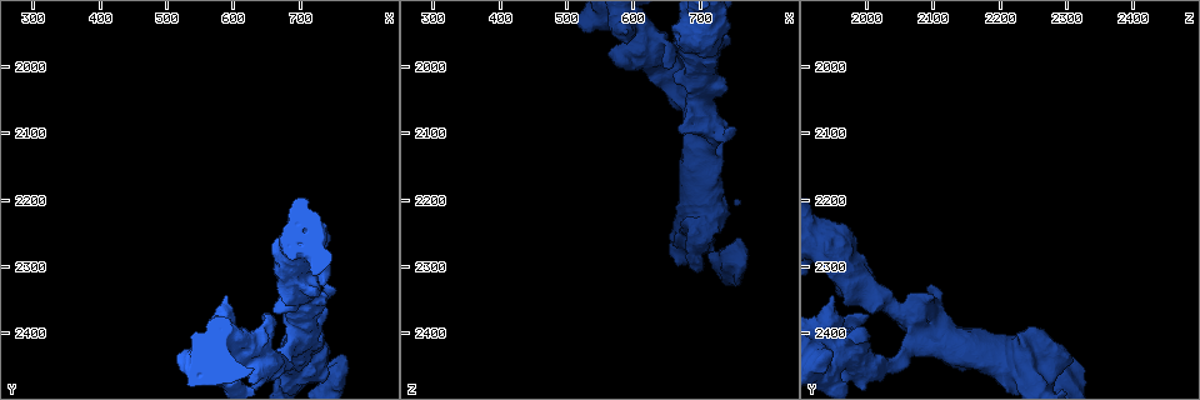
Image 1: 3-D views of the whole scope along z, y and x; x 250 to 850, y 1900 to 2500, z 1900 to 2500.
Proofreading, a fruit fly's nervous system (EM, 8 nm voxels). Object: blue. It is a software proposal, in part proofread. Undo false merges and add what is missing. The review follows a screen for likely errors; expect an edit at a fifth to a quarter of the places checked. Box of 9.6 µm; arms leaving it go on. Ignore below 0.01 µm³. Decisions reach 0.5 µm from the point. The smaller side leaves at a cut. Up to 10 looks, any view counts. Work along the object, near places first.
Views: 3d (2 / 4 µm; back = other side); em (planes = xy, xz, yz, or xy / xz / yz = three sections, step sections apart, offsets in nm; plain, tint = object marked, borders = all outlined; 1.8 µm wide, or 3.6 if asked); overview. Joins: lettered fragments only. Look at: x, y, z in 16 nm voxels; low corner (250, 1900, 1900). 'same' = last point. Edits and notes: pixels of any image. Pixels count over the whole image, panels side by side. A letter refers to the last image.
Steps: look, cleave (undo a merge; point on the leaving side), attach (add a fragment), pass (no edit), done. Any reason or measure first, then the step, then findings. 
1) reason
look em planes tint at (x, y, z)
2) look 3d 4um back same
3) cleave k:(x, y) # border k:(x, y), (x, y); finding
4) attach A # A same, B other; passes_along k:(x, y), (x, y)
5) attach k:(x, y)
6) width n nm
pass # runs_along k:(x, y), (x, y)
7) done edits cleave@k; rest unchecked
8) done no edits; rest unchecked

touches itself
look 3d 4um at (605, 2445, 1970)

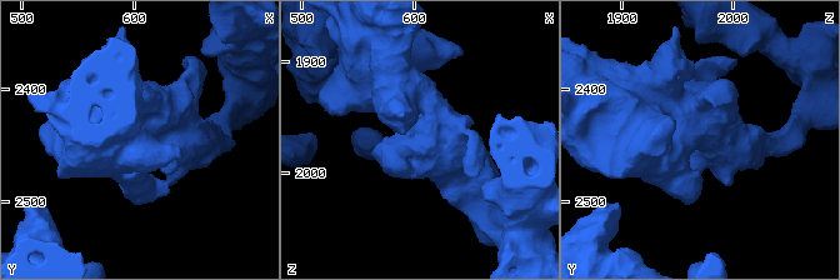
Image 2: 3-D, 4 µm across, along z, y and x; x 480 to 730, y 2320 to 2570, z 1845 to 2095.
now the EM
look em xy step 16 tint same

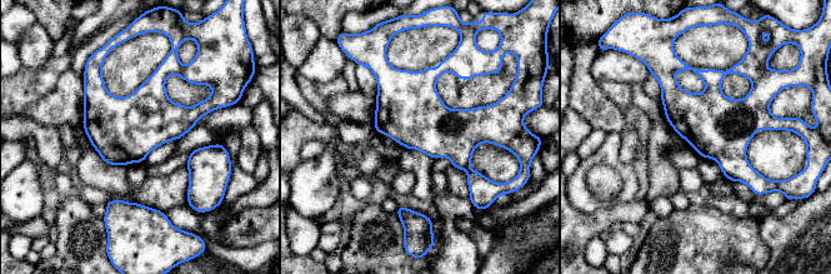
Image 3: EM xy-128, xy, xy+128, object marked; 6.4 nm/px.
look em planes borders same

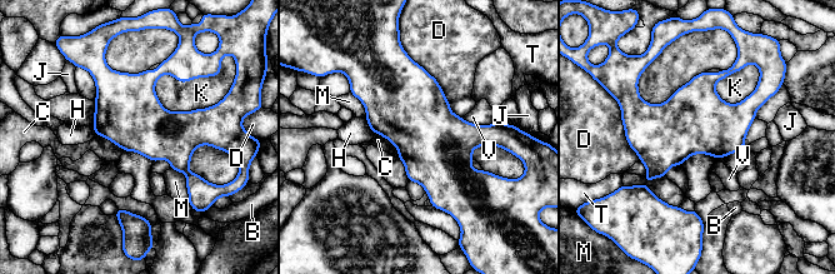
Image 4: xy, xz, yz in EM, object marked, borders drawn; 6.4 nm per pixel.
pass # B other, C other, D other, H other, J other, K other, M other, T other, V other; border 4:(374, 133), (386, 138), (399, 155); all the same cell

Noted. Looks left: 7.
abrupt turn
look 3d 4um at (700, 2295, 1975)

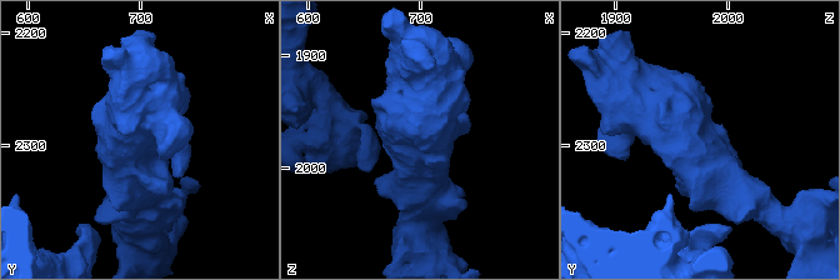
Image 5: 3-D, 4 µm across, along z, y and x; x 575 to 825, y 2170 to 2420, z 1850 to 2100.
now the EM
look em 3.6um planes borders same

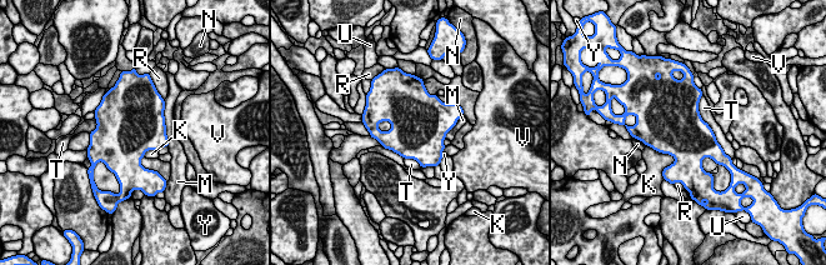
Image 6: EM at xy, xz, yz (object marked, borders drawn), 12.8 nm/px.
pass # K other, M other, N other, R other, T other, U other, V other, Y other; border 6:(701, 95), (699, 114), (727, 155); continuous, no second cell

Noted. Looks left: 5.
sharp bend
look 3d 4um back at (685, 2420, 2070)

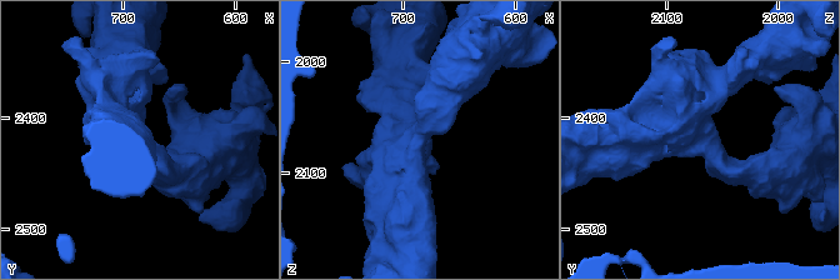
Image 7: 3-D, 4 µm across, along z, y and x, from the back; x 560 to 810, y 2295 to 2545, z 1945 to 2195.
need the tissue
look em planes borders at (684, 2420, 2066)

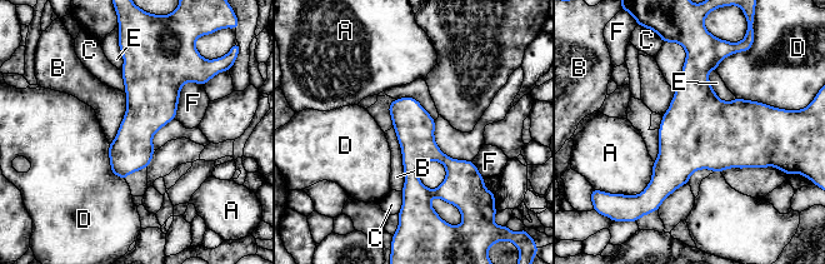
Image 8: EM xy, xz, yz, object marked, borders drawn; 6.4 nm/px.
width 240 nm
pass # A other, B other, C other, D other, E other, F other; border 8:(393, 126), (401, 154), (401, 192); continuous, no second cell

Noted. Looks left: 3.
sharp bend
look em 3.6um planes borders at (755, 2455, 2295)

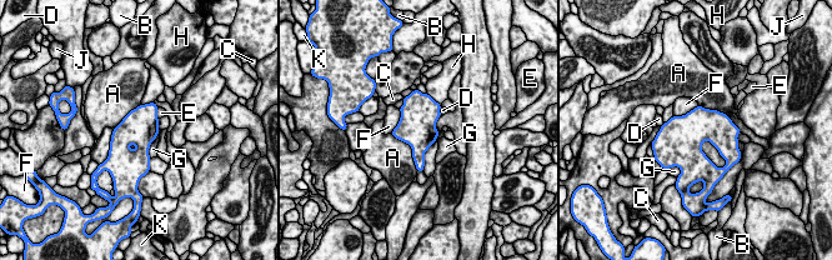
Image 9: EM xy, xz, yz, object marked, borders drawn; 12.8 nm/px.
pass # A other, B other, C other, D other, E other, F other, G other, H other, J other, K other; border 9:(391, 133), (410, 146), (417, 170); continuous, no second cell

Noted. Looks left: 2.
done no edits; rest unchecked

